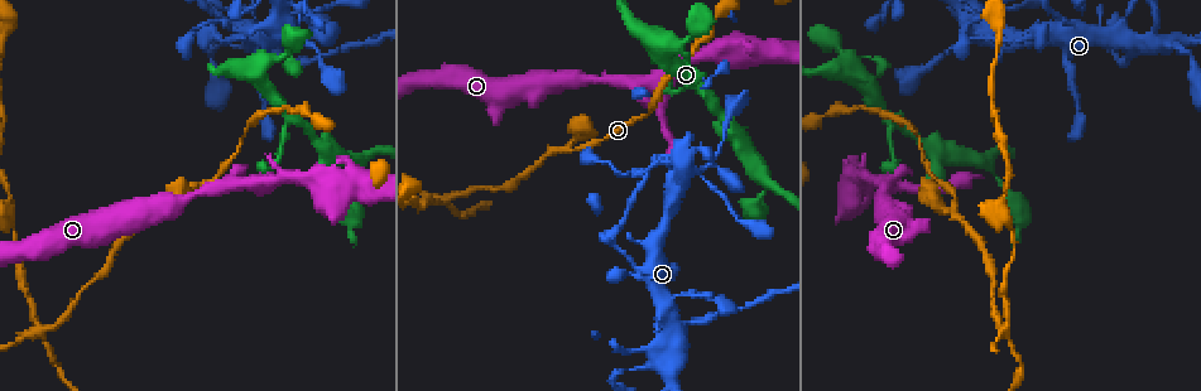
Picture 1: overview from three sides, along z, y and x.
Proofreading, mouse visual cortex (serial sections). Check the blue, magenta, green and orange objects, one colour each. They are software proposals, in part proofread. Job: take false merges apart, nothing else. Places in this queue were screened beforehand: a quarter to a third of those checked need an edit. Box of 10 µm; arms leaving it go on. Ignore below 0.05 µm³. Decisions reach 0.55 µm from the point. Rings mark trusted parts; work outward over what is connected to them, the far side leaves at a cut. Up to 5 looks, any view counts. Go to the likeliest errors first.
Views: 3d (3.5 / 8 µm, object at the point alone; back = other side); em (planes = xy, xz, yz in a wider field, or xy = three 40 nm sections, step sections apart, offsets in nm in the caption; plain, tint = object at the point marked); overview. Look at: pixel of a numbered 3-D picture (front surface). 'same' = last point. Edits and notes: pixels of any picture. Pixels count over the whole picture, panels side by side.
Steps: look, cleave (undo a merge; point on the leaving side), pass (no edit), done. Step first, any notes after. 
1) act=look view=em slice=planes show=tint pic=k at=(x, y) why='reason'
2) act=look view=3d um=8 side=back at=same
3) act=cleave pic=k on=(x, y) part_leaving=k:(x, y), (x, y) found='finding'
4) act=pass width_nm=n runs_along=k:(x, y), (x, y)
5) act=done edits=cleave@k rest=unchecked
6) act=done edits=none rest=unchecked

act=look view=3d um=3.5 side=back pic=1 at=(568, 148) why='branch point'

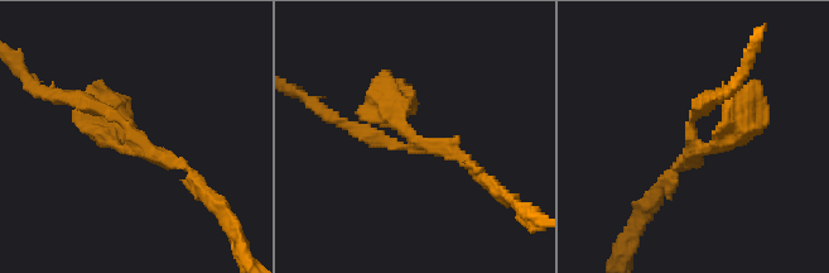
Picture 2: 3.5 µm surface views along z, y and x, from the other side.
act=look view=em slice=xy step=1 show=tint pic=2 at=(137, 140) arms=3 arm_widths_nm=150,200,350 why='need the tissue'

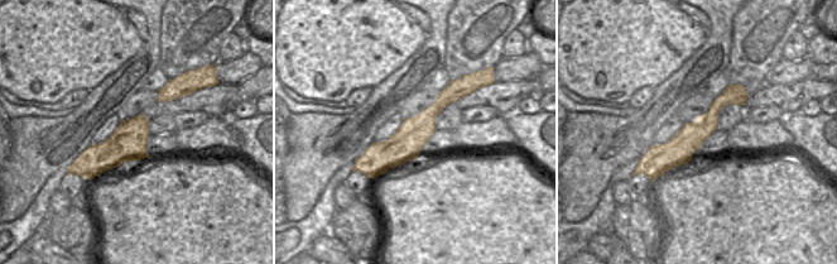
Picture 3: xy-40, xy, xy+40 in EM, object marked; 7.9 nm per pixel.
act=pass runs_along=3:(466, 91), (360, 168) found='one cell here'

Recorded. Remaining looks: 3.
act=look view=3d um=8 pic=1 at=(1002, 327) why='four arms meet'

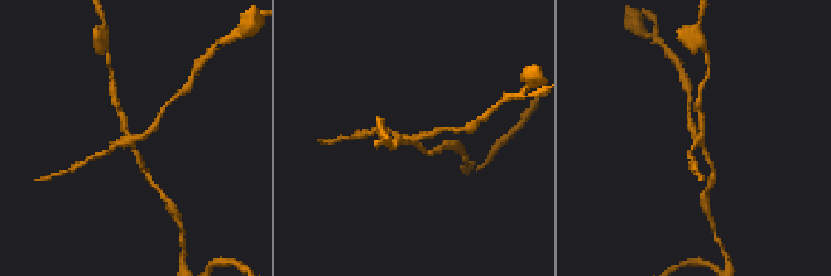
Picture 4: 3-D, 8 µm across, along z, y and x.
act=look view=3d um=3.5 at=same why='closer look'

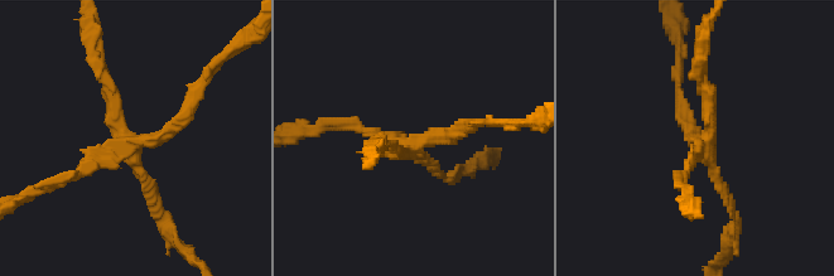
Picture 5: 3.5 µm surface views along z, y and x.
act=look view=em slice=planes show=tint pic=5 at=(412, 144) arms=4 arm_widths_nm=150,150,200,200 why='now the EM'

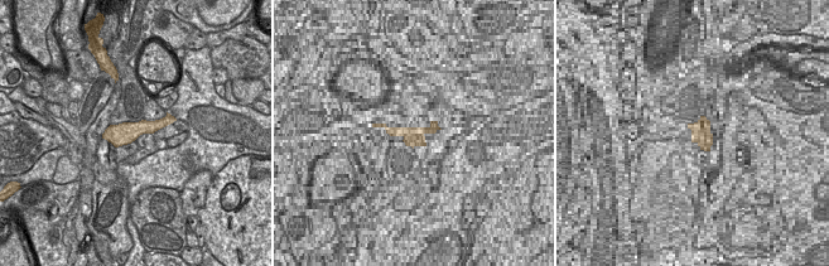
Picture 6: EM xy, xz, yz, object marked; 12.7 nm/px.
act=cleave pic=5 on=(115, 93) width_nm=280 part_leaving=5:(124, 138), (93, 33) found='a second cell is stuck on'

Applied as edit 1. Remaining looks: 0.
act=done edits=cleave@5 rest=unchecked

